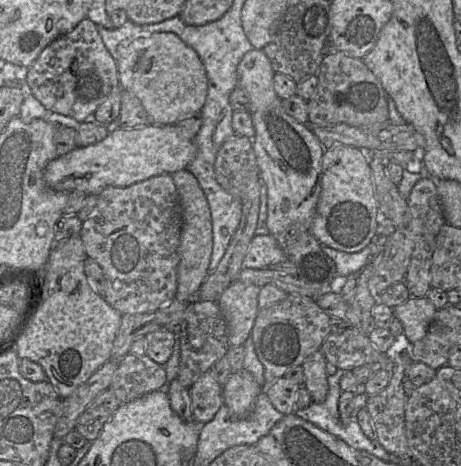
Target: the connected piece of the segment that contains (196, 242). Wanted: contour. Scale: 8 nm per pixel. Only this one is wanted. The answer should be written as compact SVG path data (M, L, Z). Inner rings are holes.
M186 168L171 174L176 186L182 210L179 264L177 268L177 291L175 299L190 302L209 275L209 264L213 250L212 219L207 198L196 177Z

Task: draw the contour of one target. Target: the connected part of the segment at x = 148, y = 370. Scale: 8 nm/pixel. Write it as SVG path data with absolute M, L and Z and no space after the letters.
M127 354L119 363L109 389L124 404L153 391L165 389L164 366L145 355Z

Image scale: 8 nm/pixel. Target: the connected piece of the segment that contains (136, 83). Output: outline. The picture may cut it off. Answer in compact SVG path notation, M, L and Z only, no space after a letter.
M175 33L124 40L117 50L120 86L140 100L153 124L174 125L199 115L208 91L206 70L197 52Z

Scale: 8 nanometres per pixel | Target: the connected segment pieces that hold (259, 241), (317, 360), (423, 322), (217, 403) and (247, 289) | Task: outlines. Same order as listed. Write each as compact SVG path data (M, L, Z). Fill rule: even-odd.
M270 234L253 237L243 260L243 268L268 269L271 265L288 260L284 250Z
M318 350L312 353L302 365L304 368L304 386L315 403L324 402L328 393L326 364L325 356L321 350Z
M411 297L405 303L393 309L403 327L403 333L408 341L415 343L421 340L427 333L437 308L426 297Z
M210 371L202 374L190 387L194 421L206 424L211 421L223 403L222 386Z
M236 280L218 299L218 305L228 326L231 347L244 346L250 337L259 312L259 286Z

